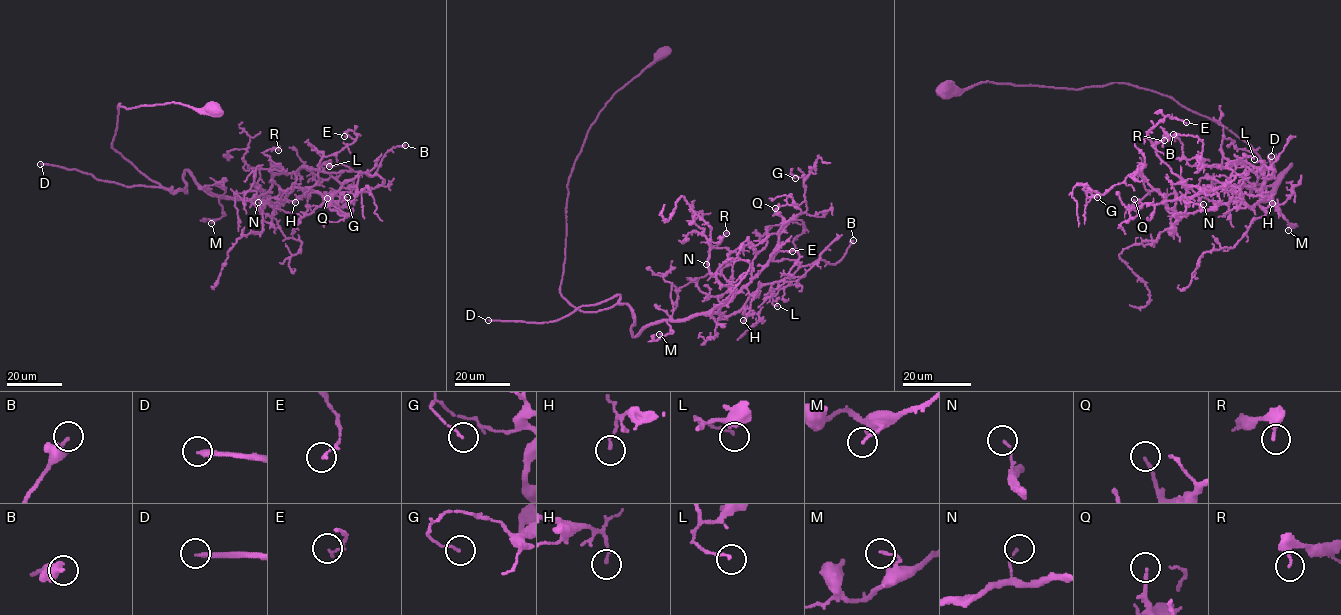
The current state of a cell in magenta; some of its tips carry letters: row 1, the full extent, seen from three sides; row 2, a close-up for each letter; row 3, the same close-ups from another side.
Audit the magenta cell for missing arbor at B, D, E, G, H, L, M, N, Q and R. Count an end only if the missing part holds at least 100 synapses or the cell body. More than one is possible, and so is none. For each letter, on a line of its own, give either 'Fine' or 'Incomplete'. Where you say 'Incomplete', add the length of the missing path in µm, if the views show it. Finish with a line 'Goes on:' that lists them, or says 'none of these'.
B: Fine
D: Incomplete. Missing length about 300 µm
E: Fine
G: Fine
H: Fine
L: Fine
M: Fine
N: Fine
Q: Fine
R: Fine
Goes on: D

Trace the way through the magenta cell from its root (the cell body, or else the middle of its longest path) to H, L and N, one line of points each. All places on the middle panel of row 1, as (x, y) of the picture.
H: (663, 54), (606, 104), (575, 161), (560, 294), (582, 311), (626, 304), (635, 336), (745, 287), (743, 320)
L: (663, 54), (575, 161), (560, 294), (626, 304), (633, 336), (735, 314), (769, 284), (777, 306)
N: (663, 54), (606, 104), (575, 161), (560, 294), (582, 311), (626, 304), (635, 336), (731, 299), (706, 264)

